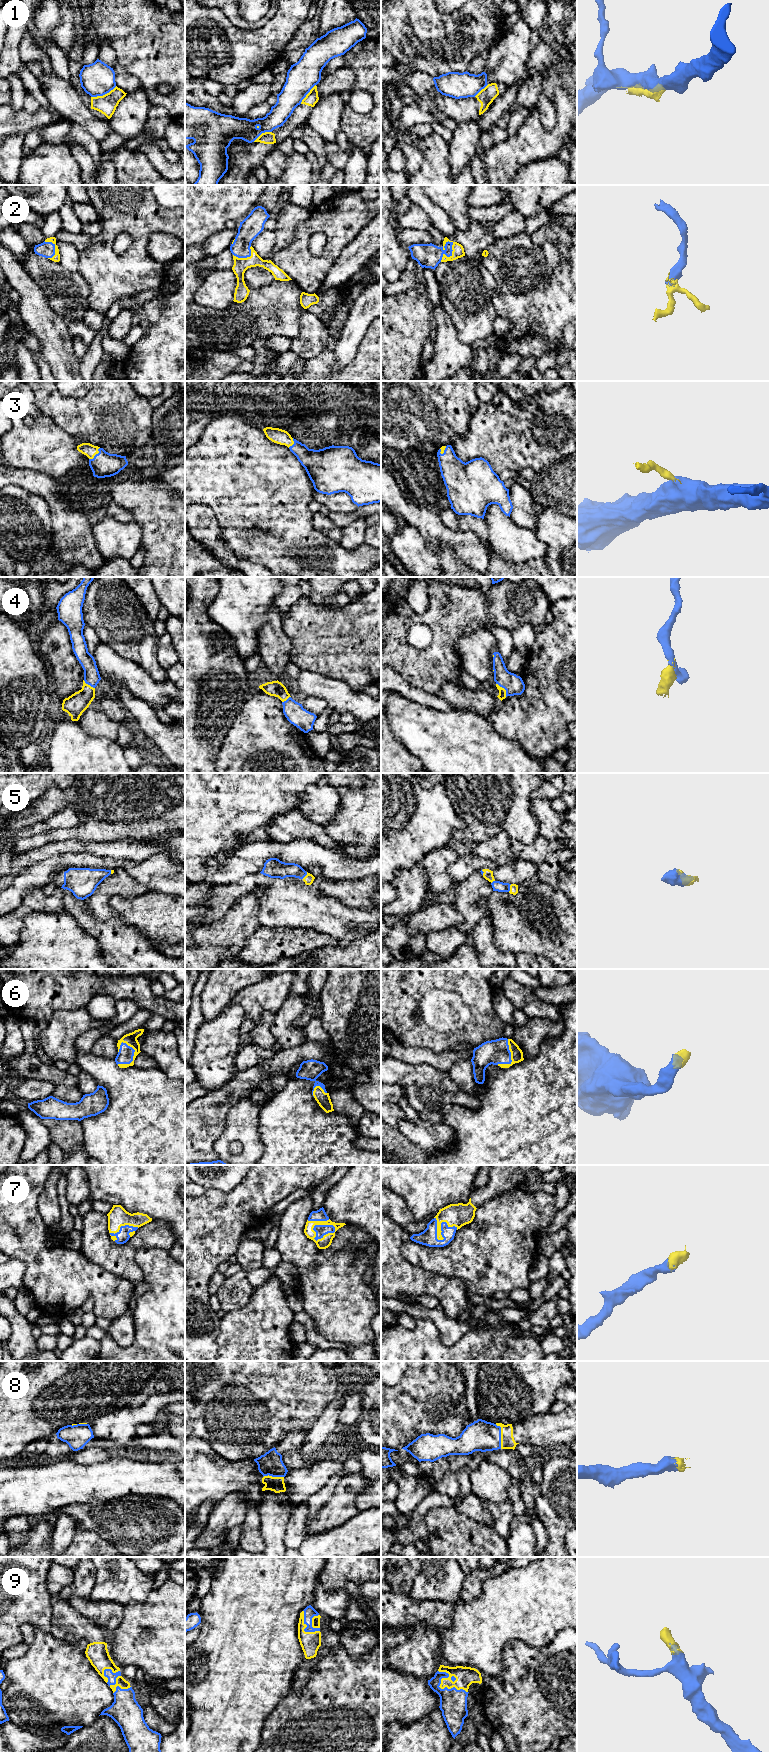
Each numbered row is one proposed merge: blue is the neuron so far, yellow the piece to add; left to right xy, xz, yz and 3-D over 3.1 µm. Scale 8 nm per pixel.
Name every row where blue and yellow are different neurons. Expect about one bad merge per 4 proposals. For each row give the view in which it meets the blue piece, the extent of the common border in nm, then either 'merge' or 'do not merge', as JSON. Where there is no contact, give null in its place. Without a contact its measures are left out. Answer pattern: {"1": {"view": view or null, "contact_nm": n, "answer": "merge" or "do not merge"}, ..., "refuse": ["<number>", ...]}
{"1": {"view": "xy", "contact_nm": 220, "answer": "do not merge"}, "2": {"view": "yz", "contact_nm": 190, "answer": "merge"}, "3": {"view": "xy", "contact_nm": 130, "answer": "merge"}, "4": {"view": "yz", "contact_nm": 140, "answer": "merge"}, "5": {"view": "yz", "contact_nm": 70, "answer": "merge"}, "6": {"view": "xy", "contact_nm": 200, "answer": "merge"}, "7": {"view": "yz", "contact_nm": 220, "answer": "merge"}, "8": {"view": "yz", "contact_nm": 200, "answer": "merge"}, "9": {"view": "yz", "contact_nm": 300, "answer": "merge"}, "refuse": ["1"]}

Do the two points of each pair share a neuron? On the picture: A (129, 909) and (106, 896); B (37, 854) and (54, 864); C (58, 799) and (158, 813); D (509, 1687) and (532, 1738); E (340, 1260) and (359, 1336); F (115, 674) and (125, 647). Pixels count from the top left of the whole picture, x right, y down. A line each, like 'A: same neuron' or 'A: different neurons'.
A: different neurons
B: different neurons
C: same neuron
D: same neuron
E: same neuron
F: different neurons

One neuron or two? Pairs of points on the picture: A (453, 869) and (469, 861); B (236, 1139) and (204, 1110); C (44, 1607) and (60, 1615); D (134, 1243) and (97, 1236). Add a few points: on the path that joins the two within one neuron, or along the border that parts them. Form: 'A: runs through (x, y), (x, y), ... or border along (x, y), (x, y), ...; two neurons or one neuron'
A: runs through (457, 869), (461, 869), (465, 865); one neuron
B: border along (233, 1106), (223, 1133), (214, 1143), (215, 1150); two neurons
C: border along (53, 1594), (52, 1625), (49, 1632); two neurons
D: runs through (125, 1248), (109, 1248), (106, 1245); one neuron

